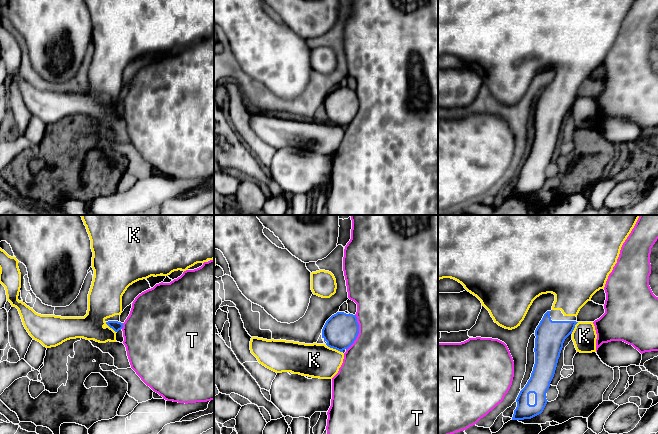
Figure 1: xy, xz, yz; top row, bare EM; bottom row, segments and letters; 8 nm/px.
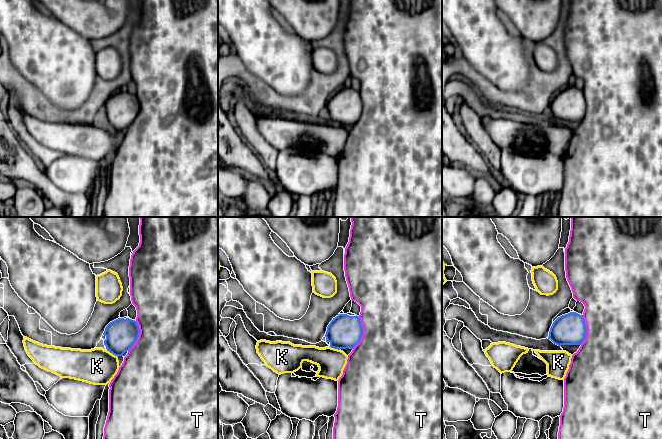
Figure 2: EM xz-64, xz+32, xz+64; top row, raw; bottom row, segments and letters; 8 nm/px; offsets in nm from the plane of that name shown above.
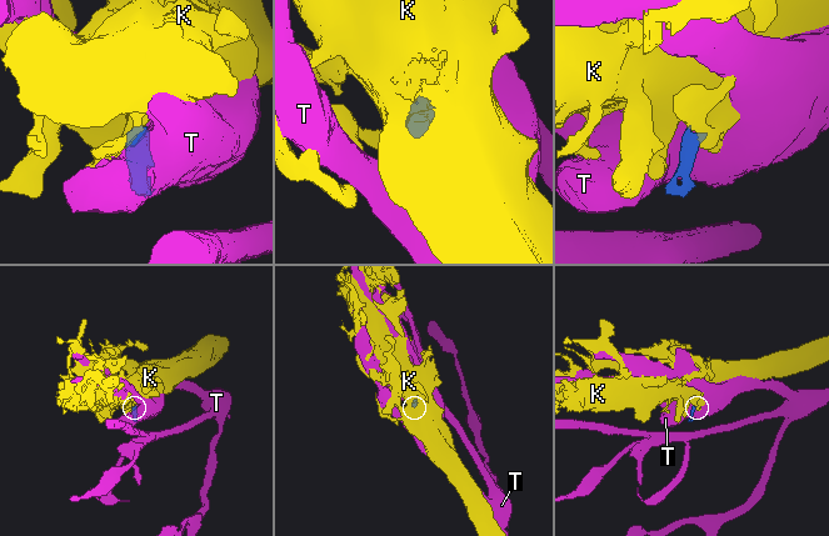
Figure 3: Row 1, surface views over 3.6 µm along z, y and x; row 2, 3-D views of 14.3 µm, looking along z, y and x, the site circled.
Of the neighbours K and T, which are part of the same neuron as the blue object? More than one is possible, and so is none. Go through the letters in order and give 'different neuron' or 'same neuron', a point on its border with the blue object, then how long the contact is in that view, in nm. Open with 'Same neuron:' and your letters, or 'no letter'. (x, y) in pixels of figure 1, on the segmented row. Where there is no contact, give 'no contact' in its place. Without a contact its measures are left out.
Same neuron: K
K: same neuron; contact xz (334, 348); length 130 nm
T: different neuron; contact xz (358, 332); length 300 nm

